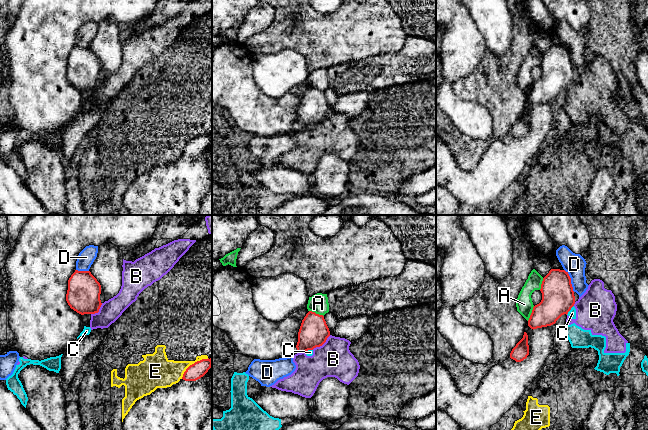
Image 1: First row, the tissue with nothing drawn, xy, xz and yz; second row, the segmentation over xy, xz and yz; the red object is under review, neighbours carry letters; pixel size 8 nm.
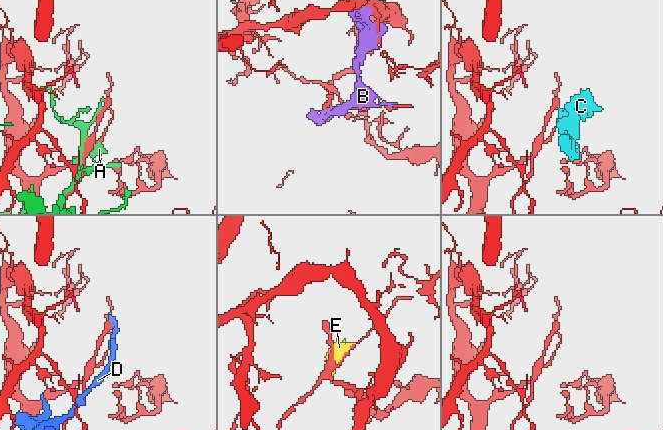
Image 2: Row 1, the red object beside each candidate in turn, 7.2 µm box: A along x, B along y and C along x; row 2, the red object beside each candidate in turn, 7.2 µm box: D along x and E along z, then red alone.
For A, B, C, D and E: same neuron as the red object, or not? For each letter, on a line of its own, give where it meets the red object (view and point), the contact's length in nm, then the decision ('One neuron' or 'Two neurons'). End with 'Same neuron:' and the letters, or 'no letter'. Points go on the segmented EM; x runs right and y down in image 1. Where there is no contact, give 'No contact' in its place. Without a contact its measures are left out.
A: Touches red at xz (315, 313). Shared border 130 nm. Two neurons
B: Touches red at xz (321, 345). Shared border 190 nm. Two neurons
C: Touches red at yz (570, 309). Shared border 100 nm. Two neurons
D: Touches red at yz (570, 280). Shared border 200 nm. Two neurons
E: Touches red at xy (192, 364). Shared border 280 nm. Two neurons
Same neuron: no letter

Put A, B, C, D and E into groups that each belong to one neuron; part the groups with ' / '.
A / B C / D / E

